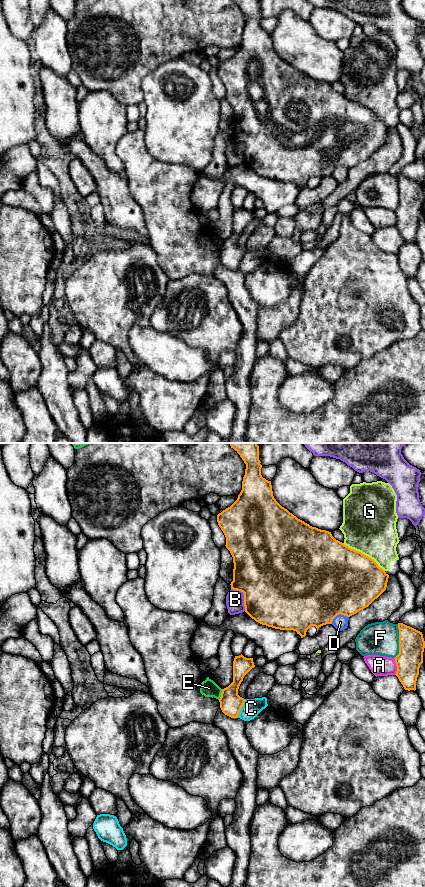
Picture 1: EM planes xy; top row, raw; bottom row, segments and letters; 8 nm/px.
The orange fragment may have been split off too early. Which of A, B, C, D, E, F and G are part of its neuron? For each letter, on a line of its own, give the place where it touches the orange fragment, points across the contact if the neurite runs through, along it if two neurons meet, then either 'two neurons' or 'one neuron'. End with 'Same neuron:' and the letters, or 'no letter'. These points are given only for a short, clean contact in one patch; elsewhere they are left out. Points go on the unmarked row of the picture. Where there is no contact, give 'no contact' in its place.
A: contact xy (396, 217); border xy (393, 210), (396, 216), (395, 226); two neurons
B: contact xy (244, 148); two neurons
C: contact xy (241, 259); two neurons
D: contact xy (338, 166); two neurons
E: contact xy (221, 246); border xy (222, 241), (221, 248), (218, 251); two neurons
F: contact xy (399, 193); two neurons
G: contact xy (363, 106); two neurons
Same neuron: no letter

